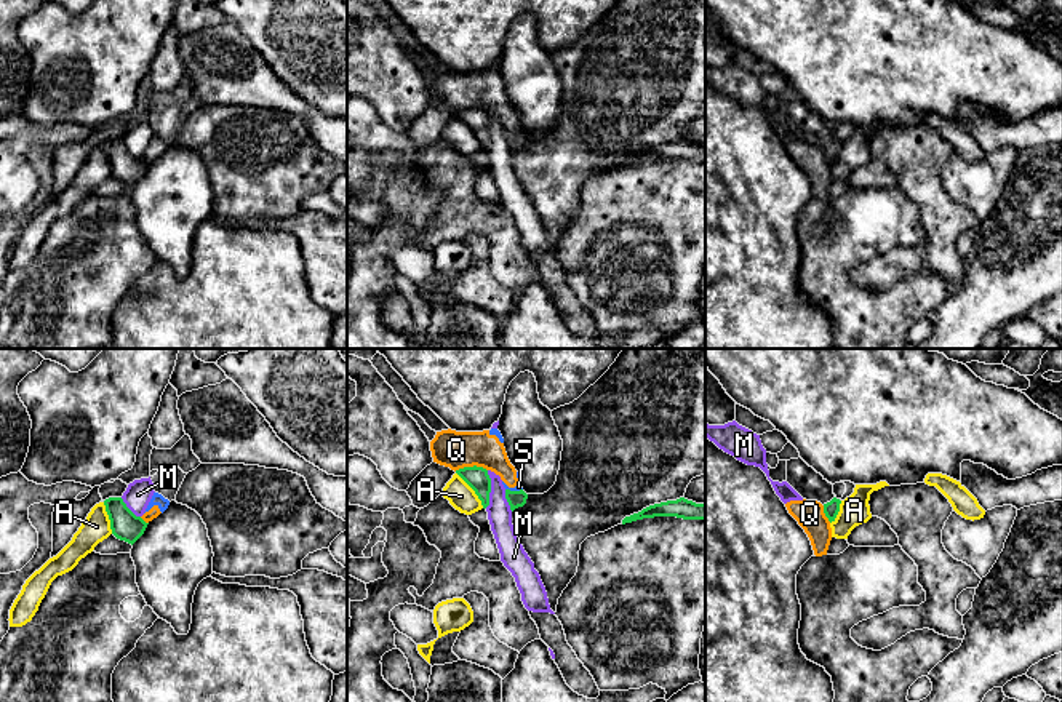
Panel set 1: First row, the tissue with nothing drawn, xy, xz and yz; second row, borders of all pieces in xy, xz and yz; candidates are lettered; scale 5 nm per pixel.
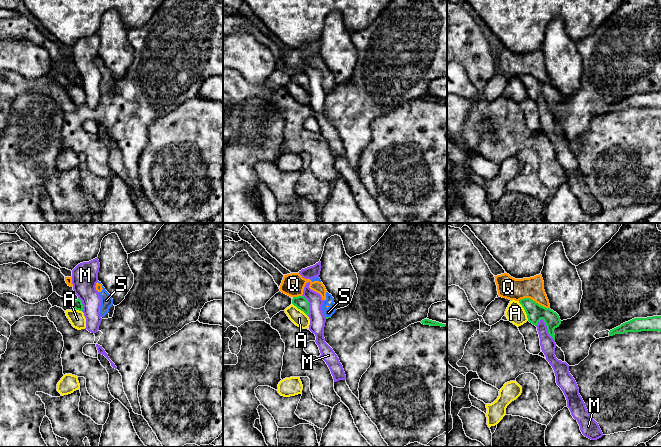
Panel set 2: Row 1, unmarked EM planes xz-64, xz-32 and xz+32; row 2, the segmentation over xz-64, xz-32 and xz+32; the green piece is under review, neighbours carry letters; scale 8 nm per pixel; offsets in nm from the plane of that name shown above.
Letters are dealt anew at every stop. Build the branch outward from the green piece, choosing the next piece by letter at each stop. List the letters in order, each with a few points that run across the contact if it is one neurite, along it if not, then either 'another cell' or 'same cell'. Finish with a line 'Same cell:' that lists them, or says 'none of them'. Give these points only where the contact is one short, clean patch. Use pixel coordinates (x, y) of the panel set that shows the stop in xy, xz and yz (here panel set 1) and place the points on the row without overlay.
A: line xz (456, 114), (483, 149); another cell
M: line xz (488, 112), (490, 144), (485, 149); another cell
Q: line xz (487, 111), (464, 107), (455, 112); another cell
S: line xz (506, 130), (522, 131); another cell
Same cell: none of them

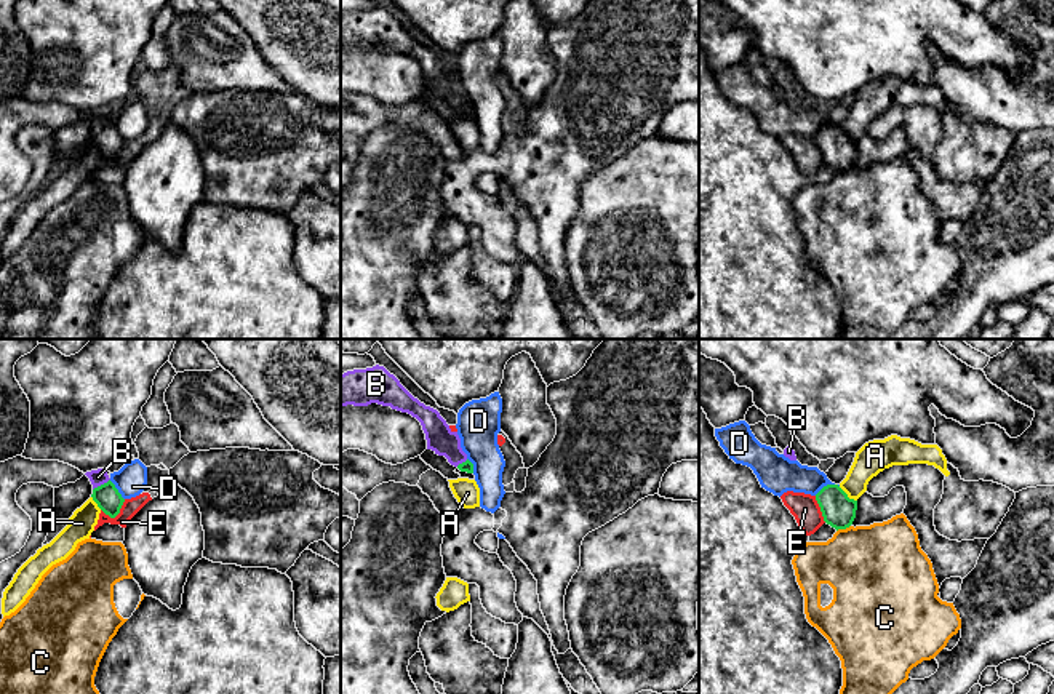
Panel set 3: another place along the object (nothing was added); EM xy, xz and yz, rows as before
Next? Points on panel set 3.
A: line yz (838, 128), (856, 143); another cell
B: line xy (107, 139), (101, 127), (98, 119); same cell
C: line yz (850, 167), (837, 173); another cell
D: line xy (109, 122), (123, 141); another cell
E: line xy (125, 141), (114, 159), (101, 152); another cell
Same cell: B

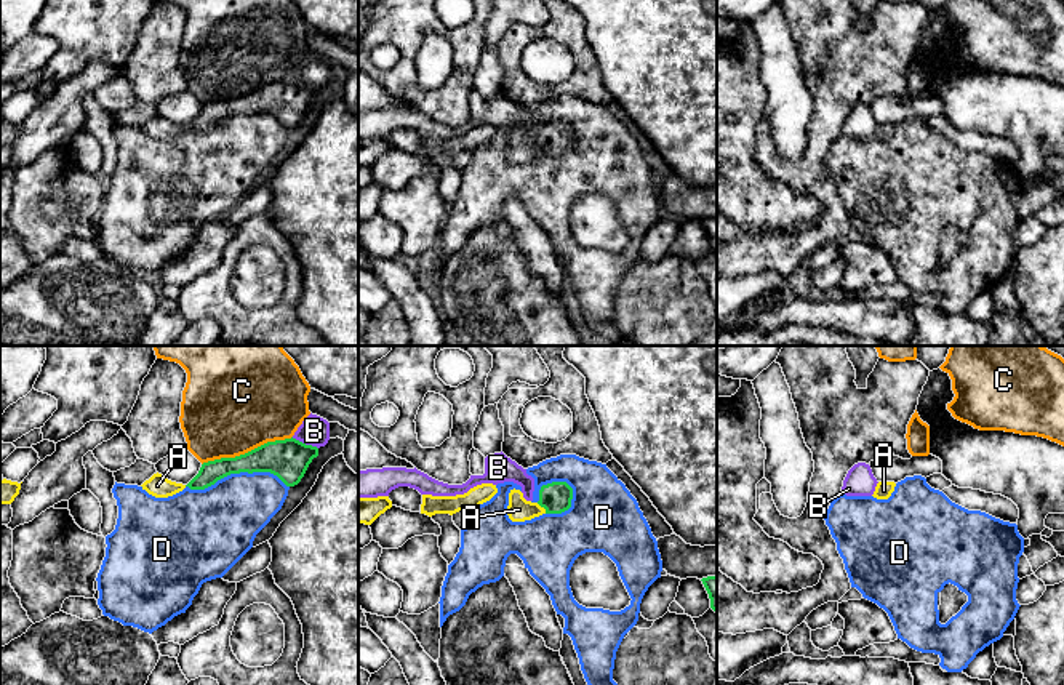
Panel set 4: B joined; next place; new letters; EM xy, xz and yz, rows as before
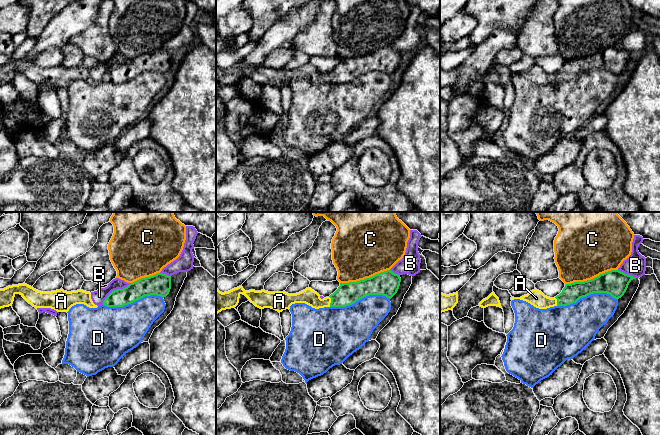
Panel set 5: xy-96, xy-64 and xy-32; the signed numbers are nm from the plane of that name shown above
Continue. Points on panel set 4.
A: line xz (556, 140), (543, 148), (519, 151); same cell
B: another cell
C: line xy (292, 77), (202, 106); another cell
D: another cell
Same cell: A

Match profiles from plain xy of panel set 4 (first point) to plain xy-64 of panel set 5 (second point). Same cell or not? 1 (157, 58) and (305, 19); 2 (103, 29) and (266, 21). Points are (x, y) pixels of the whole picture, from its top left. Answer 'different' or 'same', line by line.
1: different
2: same

